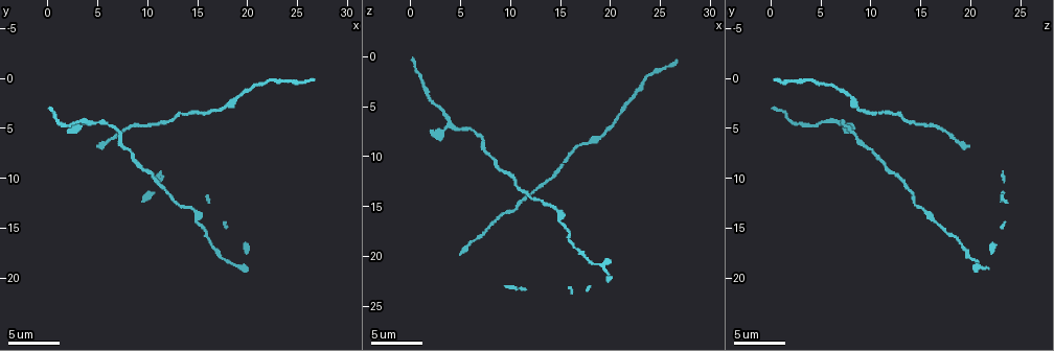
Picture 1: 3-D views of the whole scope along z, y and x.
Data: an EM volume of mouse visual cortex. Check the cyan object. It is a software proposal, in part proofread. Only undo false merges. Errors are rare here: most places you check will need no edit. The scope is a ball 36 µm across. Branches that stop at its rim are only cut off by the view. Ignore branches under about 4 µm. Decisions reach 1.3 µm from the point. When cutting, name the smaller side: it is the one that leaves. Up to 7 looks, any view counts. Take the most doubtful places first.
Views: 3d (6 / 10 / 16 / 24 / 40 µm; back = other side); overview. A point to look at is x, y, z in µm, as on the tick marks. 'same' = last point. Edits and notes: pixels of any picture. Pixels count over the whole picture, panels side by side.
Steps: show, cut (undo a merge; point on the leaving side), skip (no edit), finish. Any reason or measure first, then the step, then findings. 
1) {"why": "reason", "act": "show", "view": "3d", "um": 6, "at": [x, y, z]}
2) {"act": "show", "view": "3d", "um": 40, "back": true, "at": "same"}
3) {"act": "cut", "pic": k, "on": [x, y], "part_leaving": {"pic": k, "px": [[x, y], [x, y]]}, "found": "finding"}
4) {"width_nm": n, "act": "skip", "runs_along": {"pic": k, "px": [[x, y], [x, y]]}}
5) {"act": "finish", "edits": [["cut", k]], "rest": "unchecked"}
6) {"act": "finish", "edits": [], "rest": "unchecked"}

{"why": "calibre changes", "act": "show", "view": "3d", "um": 16, "at": [3.6, 4.0, 6.0]}

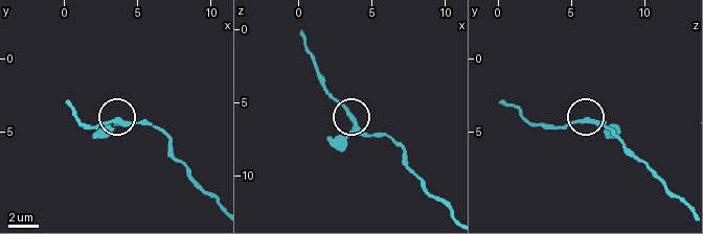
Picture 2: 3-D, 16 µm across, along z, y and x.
{"why": "from behind", "act": "show", "view": "3d", "um": 16, "back": true, "at": [3.6, 4.4, 6.0]}

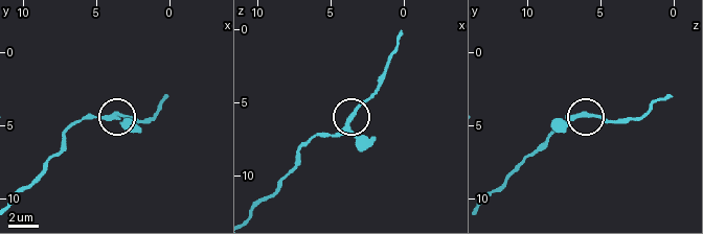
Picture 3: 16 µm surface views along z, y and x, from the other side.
{"act": "skip", "found": "continuous, no second cell"}

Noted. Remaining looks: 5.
{"act": "show", "view": "3d", "um": 6, "at": [11.2, 4.6, 14.4]}

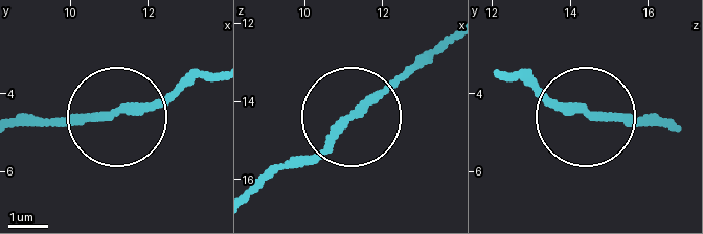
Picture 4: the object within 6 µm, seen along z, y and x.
{"act": "show", "view": "3d", "um": 6, "back": true, "at": [10.95, 4.50, 14.65]}

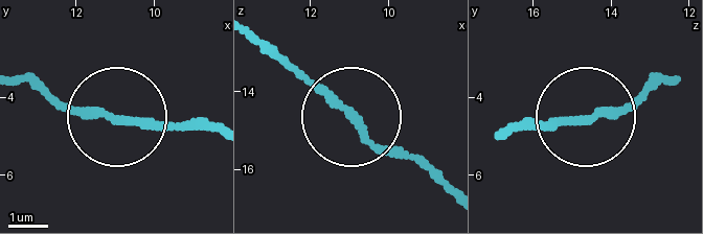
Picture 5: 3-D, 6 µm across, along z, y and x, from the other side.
{"act": "skip", "found": "continuous, no second cell"}

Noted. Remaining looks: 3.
{"act": "show", "view": "3d", "um": 6, "at": [9.0, 8.4, 11.4]}

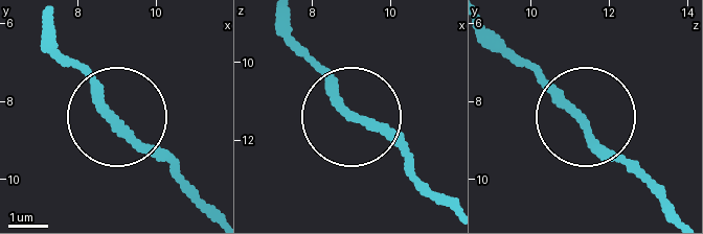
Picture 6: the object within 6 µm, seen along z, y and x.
{"act": "show", "view": "3d", "um": 6, "back": true, "at": [8.90, 8.45, 11.30]}

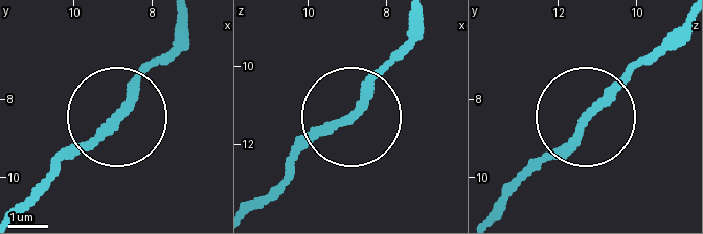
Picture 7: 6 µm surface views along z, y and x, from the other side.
{"width_nm": 200, "act": "skip", "runs_along": {"pic": 7, "px": [[52, 178], [110, 132], [130, 92], [186, 34]]}, "found": "one cell here"}

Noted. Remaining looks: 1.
{"act": "finish", "edits": [], "rest": "unchecked"}

